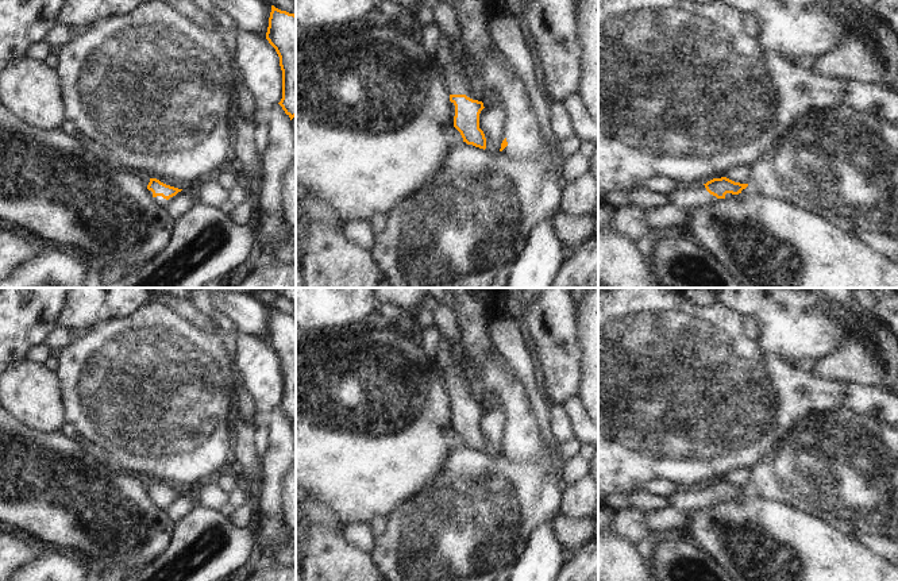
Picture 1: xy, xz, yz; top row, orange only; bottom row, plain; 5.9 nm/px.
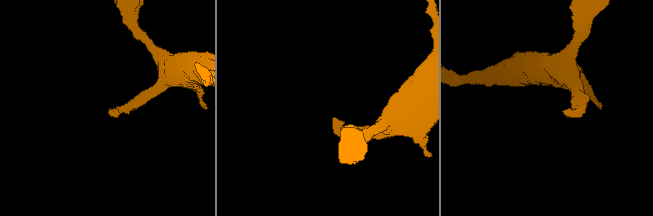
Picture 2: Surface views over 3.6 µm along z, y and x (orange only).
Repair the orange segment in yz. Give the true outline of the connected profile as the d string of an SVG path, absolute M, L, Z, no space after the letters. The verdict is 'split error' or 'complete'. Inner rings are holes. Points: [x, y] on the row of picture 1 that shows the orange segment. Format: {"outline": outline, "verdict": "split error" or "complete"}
{"outline": "M727 177L713 178L706 184L693 186L678 186L670 195L670 203L690 211L706 204L713 204L717 199L729 199L741 193L748 184L735 182Z", "verdict": "split error"}

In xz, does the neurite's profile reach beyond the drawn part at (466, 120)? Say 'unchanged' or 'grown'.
grown

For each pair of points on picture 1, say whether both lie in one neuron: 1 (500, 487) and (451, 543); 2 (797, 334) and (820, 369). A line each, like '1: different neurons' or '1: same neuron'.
1: same neuron
2: different neurons

